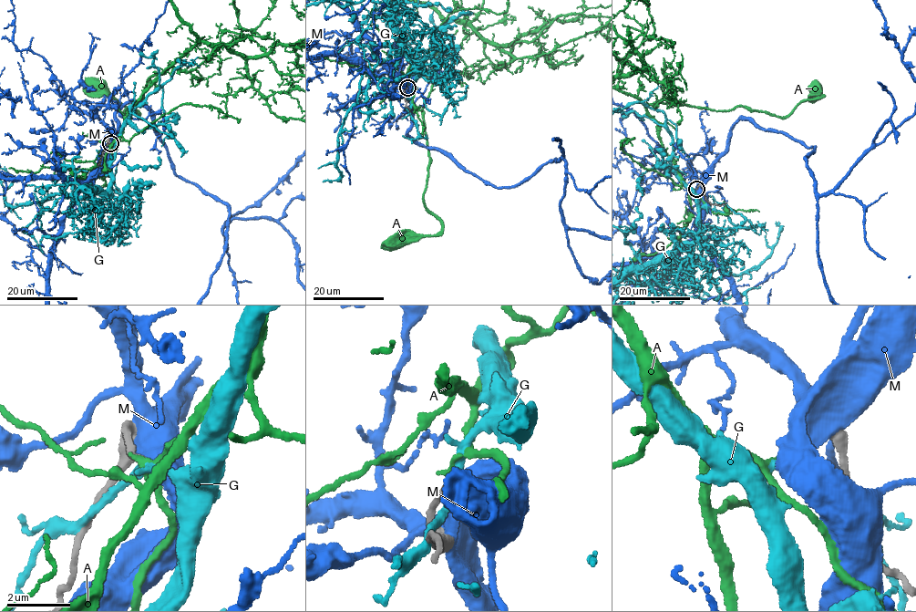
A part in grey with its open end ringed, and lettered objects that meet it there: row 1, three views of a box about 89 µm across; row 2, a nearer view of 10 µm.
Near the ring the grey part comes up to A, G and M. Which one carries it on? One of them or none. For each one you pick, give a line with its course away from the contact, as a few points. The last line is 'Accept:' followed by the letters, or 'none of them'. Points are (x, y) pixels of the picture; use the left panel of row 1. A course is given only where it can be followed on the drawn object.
Accept: none of them

